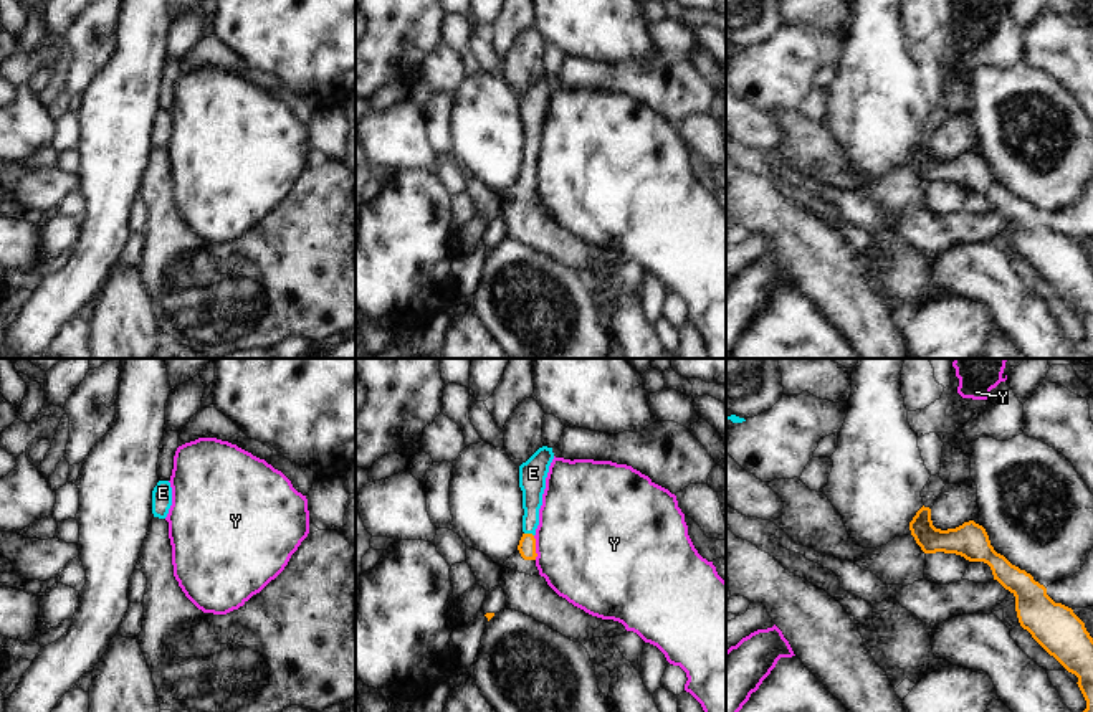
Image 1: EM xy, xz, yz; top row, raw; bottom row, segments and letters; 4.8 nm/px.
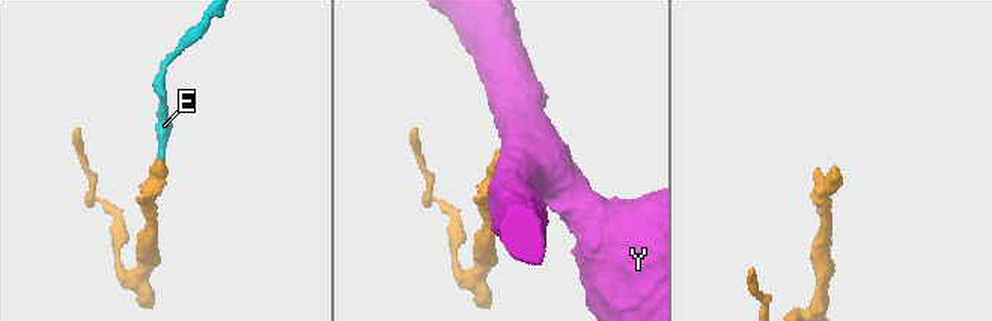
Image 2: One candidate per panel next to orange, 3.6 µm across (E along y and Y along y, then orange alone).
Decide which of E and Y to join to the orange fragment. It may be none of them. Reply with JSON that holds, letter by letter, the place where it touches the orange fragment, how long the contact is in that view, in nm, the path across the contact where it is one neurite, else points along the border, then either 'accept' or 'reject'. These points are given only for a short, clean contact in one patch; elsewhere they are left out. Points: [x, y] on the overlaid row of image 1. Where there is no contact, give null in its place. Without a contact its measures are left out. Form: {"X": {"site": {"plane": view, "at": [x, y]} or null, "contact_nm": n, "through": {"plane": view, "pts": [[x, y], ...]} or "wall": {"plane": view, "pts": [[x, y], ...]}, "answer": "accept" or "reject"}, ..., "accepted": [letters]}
{"E": {"site": {"plane": "xz", "at": [529, 534]}, "contact_nm": 50, "through": {"plane": "xz", "pts": [[526, 547], [529, 534], [533, 483]]}, "answer": "accept"}, "Y": {"site": {"plane": "xz", "at": [534, 547]}, "contact_nm": 120, "wall": {"plane": "xz", "pts": [[533, 536], [536, 559]]}, "answer": "reject"}, "accepted": ["E"]}

